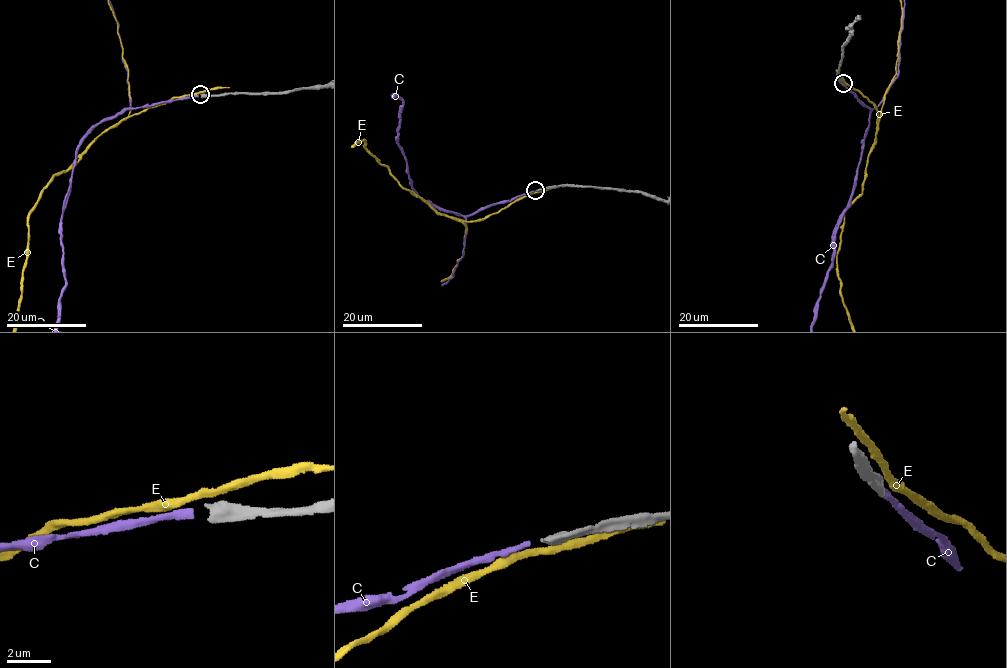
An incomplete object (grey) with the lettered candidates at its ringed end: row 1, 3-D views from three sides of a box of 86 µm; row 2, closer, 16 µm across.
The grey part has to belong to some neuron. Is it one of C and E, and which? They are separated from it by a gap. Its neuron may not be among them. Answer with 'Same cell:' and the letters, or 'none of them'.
Same cell: C

